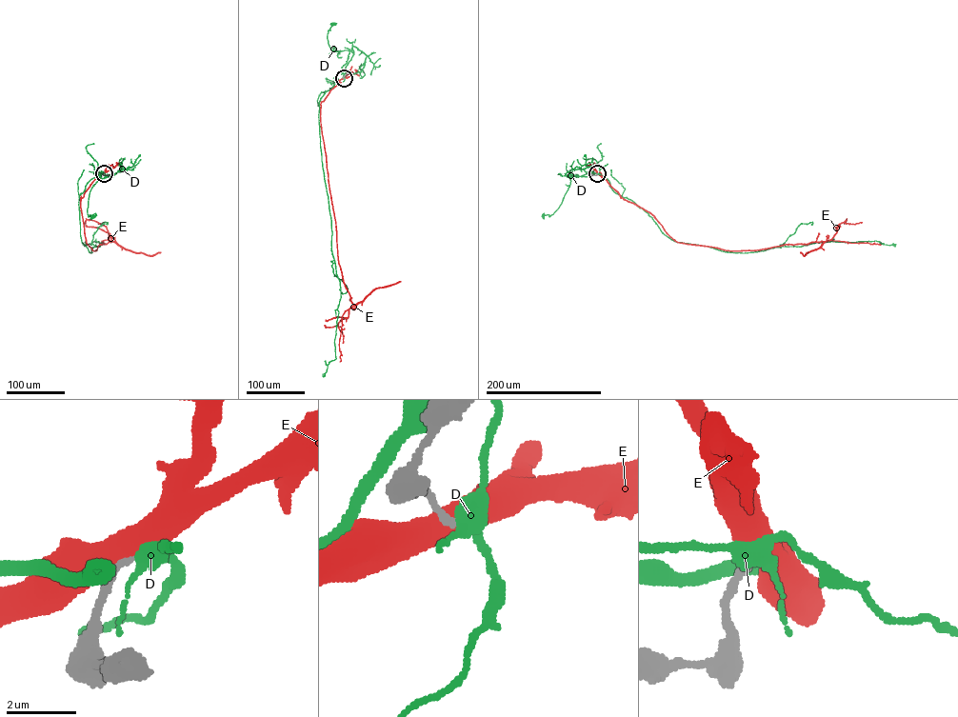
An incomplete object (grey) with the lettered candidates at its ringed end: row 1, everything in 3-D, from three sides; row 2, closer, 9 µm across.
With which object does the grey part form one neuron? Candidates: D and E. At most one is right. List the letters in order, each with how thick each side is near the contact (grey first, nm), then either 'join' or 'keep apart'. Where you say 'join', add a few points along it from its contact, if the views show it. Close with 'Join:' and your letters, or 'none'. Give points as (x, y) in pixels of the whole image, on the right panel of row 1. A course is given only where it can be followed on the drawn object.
D: 200/380 nm | keep apart
E: 240/550 nm | keep apart
Join: none

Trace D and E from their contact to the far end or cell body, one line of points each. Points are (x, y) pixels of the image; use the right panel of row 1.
D: (597, 173), (590, 171), (581, 176), (569, 176), (569, 186), (559, 207), (549, 216), (543, 213), (543, 216)
E: (597, 173), (621, 197), (649, 212), (678, 242), (732, 250), (823, 241), (822, 245)

